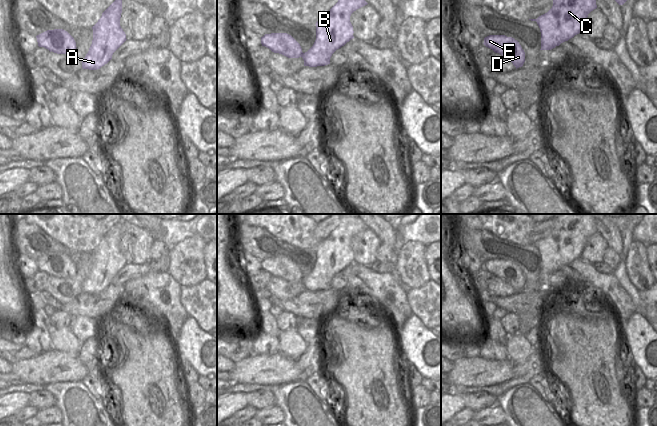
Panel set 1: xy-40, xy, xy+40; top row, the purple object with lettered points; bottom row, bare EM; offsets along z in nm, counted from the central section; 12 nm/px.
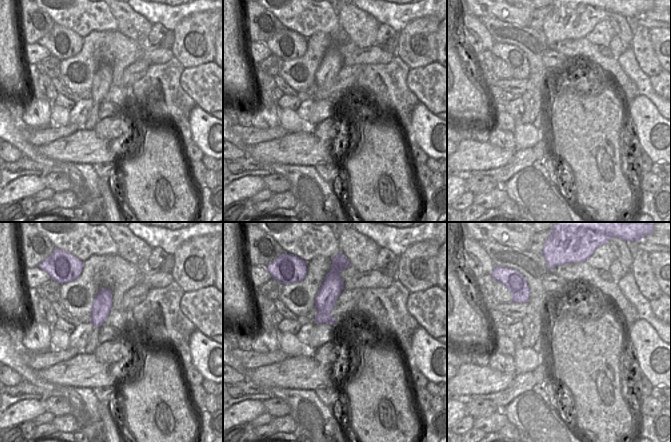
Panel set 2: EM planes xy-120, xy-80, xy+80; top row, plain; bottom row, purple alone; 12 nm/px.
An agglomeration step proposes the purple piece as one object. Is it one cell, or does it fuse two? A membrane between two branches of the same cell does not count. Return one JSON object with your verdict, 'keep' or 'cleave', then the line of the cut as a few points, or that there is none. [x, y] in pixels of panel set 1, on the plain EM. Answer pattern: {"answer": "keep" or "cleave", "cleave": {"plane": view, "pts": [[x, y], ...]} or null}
{"answer": "cleave", "cleave": {"plane": "xy", "pts": [[302, 276], [301, 280]]}}

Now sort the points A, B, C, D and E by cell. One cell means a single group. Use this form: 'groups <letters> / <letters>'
groups A B C / D E

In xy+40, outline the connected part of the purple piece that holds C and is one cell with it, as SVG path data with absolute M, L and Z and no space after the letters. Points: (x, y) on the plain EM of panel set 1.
M555 214L552 221L553 230L547 237L539 240L537 243L529 243L536 245L540 252L540 274L551 274L581 257L581 252L588 238L597 232L594 219L587 214Z

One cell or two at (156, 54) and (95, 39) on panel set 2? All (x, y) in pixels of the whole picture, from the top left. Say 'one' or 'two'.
two

